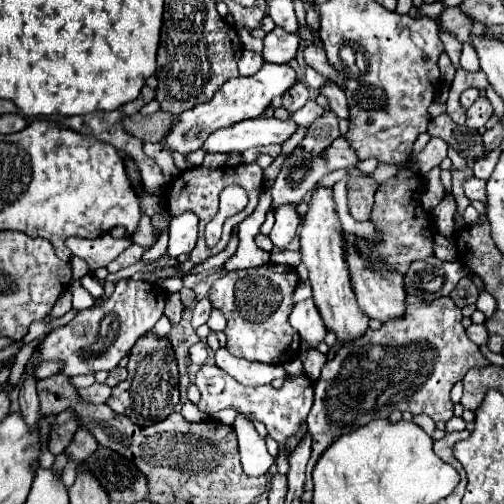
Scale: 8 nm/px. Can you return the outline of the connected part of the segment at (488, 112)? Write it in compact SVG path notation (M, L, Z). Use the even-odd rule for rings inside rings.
M479 97L479 99L467 109L467 123L465 123L465 125L471 127L471 129L481 129L491 115L493 115L493 107L491 107L489 99L487 99L487 97Z

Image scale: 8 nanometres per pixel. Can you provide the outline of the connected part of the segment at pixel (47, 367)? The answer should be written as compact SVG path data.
M43 361L43 363L35 365L33 375L35 375L37 379L45 379L45 377L53 375L53 373L55 373L55 369L57 369L57 365L55 365L55 363L47 363L47 361Z

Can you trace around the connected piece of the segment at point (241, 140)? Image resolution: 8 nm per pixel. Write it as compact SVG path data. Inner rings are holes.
M247 119L243 123L235 123L235 127L225 127L207 137L203 149L207 153L231 153L245 151L249 147L263 147L271 143L285 143L297 131L297 123L293 119Z

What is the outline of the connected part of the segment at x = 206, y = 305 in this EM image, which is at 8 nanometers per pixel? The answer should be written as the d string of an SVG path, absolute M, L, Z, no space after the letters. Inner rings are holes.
M201 299L201 301L195 305L195 309L193 309L193 319L191 319L193 329L197 329L197 327L201 327L203 323L207 323L209 313L211 313L211 301L209 301L209 299Z

